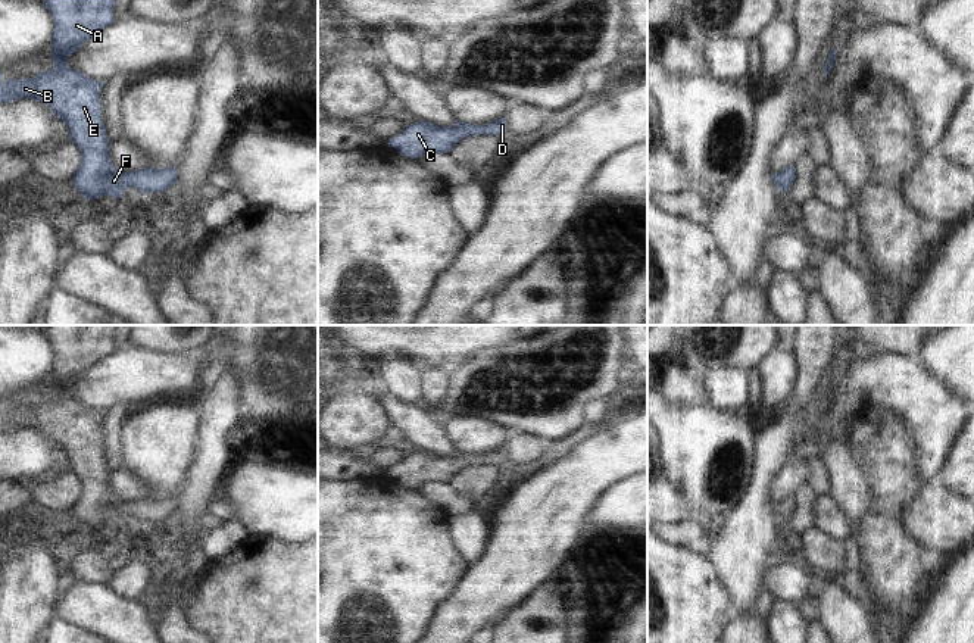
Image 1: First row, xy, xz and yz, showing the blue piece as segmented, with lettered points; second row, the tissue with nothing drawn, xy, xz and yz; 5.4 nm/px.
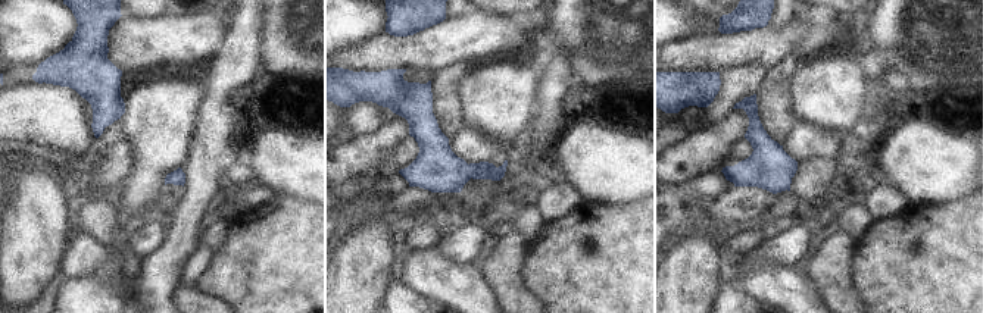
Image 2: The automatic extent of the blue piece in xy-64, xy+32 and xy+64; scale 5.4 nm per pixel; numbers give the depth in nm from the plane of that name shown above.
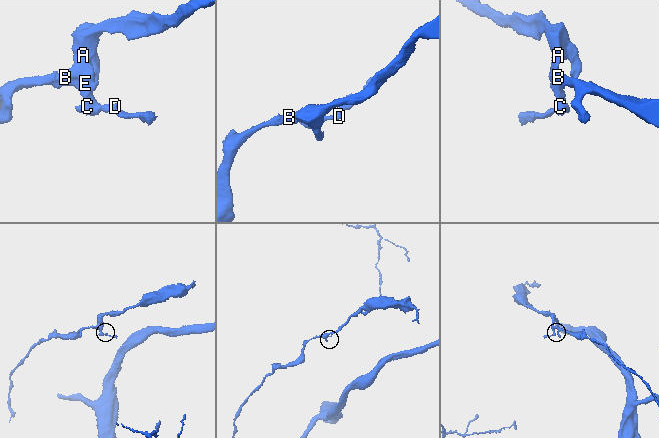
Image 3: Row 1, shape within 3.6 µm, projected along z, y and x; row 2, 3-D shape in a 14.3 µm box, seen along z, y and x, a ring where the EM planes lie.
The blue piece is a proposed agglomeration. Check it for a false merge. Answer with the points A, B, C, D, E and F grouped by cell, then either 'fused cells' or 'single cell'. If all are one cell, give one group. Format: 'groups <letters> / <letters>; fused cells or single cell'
groups A B C D E F; single cell

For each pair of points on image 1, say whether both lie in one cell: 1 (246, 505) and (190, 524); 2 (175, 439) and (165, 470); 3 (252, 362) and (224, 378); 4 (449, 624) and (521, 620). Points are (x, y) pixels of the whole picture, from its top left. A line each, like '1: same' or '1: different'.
1: different
2: same
3: different
4: different

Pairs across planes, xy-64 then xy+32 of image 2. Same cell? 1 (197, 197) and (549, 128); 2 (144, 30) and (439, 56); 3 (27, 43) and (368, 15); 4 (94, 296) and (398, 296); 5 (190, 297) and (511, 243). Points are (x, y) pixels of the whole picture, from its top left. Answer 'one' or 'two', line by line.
1: one
2: one
3: one
4: one
5: one

